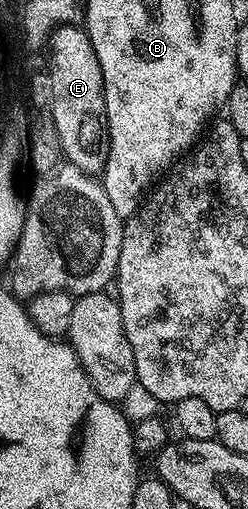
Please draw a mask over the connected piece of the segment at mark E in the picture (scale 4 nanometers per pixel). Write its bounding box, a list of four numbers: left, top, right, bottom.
[50,25,108,176]

